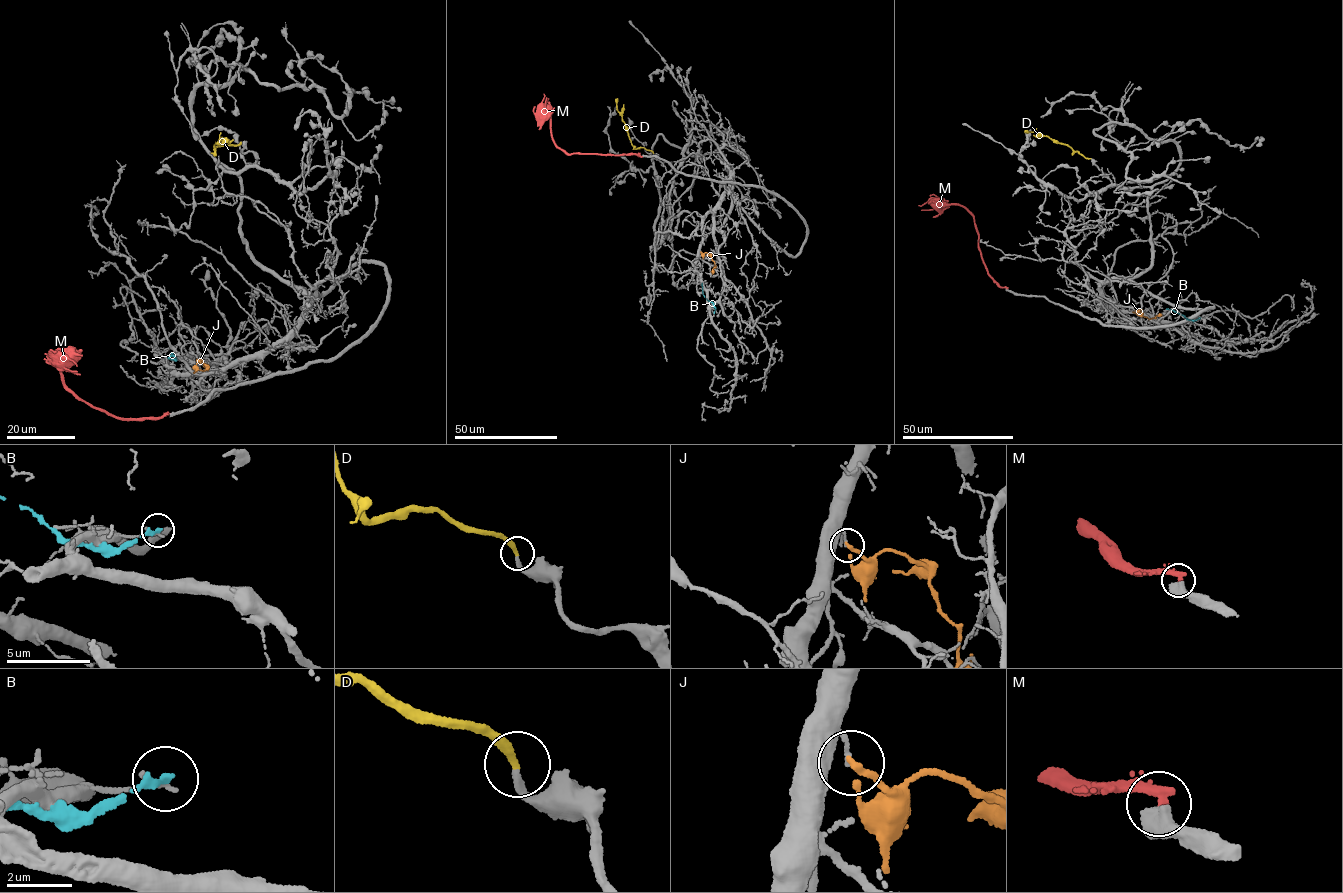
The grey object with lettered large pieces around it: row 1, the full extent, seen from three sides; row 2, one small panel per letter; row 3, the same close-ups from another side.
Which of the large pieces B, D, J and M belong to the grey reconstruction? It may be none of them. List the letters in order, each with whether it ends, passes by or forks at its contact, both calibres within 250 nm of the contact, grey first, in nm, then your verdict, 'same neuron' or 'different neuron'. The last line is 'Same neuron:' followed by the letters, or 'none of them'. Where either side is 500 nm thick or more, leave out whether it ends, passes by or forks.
B: it ends | 170/240 nm | different neuron
D: it ends | 260/280 nm | same neuron
J: it ends | 90/240 nm | different neuron
M: it ends | 460/360 nm | different neuron
Same neuron: D

